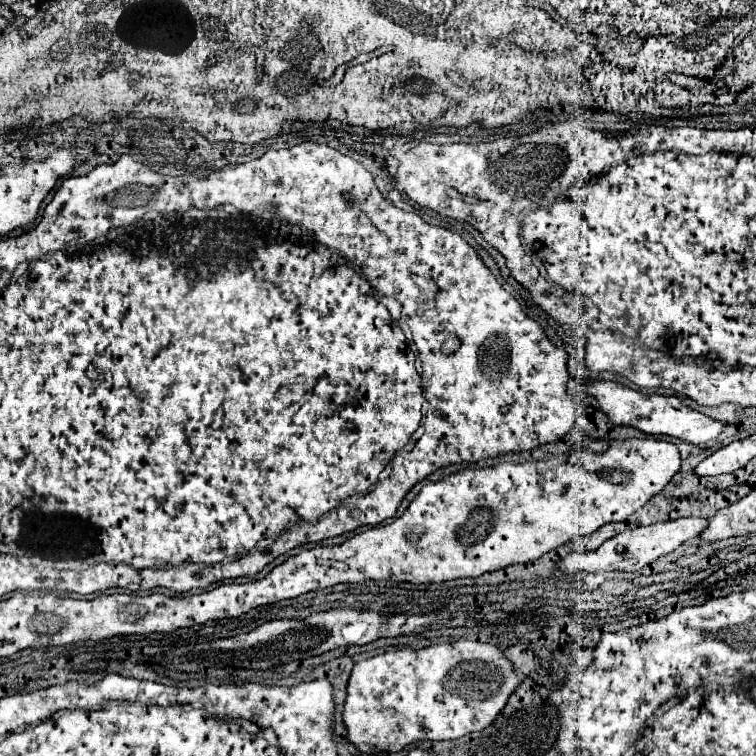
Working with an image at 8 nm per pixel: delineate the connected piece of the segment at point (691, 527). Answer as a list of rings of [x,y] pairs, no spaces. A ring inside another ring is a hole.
[[[677,518],[671,522],[659,522],[651,526],[641,526],[635,530],[625,530],[609,540],[605,540],[597,550],[591,552],[573,552],[567,558],[557,562],[559,574],[583,574],[583,572],[601,572],[601,570],[621,570],[621,572],[637,572],[643,566],[655,562],[659,556],[673,552],[685,540],[695,538],[707,526],[705,518]]]

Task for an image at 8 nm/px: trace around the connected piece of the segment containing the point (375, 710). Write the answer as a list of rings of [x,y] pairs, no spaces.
[[[471,640],[435,644],[423,650],[405,648],[361,660],[351,672],[347,700],[343,706],[347,740],[355,744],[359,752],[379,754],[399,752],[405,746],[421,740],[453,740],[469,732],[479,732],[497,718],[497,714],[505,708],[507,698],[521,684],[521,680],[523,678],[515,674],[513,664],[497,646]]]

